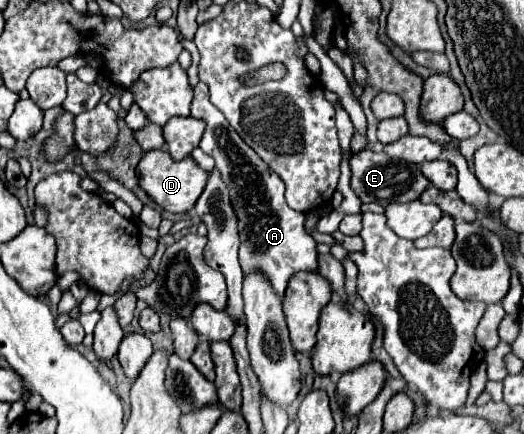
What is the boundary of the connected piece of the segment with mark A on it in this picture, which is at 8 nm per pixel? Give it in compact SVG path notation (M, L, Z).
M199 82L193 89L192 116L208 122L200 148L216 160L216 168L222 172L224 182L230 186L230 200L238 214L240 228L240 264L244 272L262 270L268 274L276 294L284 294L292 274L300 270L316 272L316 248L314 238L304 230L304 214L292 210L284 200L284 182L278 174L268 170L268 164L244 144L238 132L228 124L224 114L210 102L208 86Z

